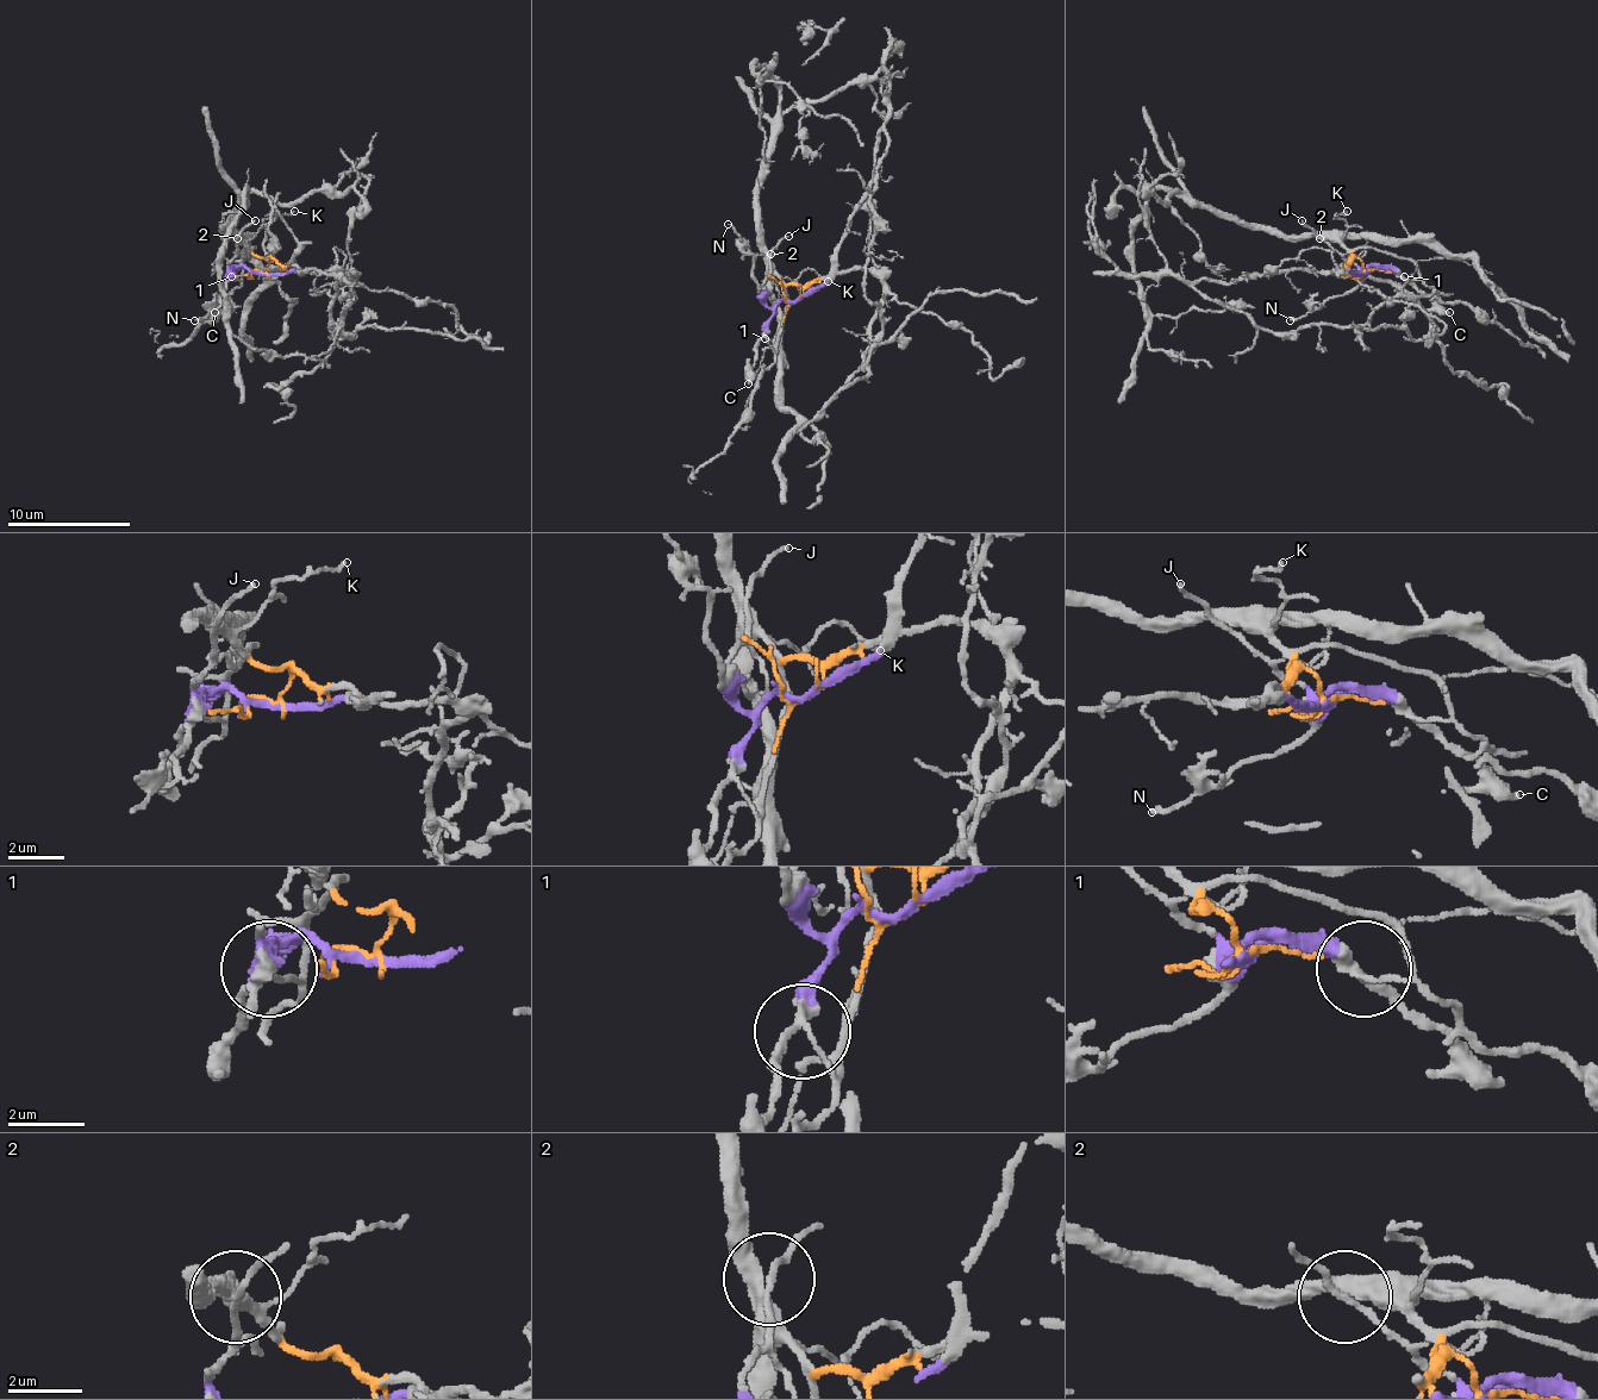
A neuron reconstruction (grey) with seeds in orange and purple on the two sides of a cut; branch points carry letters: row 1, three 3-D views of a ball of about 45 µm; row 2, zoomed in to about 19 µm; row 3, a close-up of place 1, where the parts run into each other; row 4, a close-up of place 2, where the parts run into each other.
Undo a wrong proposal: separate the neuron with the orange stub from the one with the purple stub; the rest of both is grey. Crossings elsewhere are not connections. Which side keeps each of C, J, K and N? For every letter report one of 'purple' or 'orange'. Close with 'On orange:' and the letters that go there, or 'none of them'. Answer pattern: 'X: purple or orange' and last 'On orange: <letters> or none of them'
C: purple
J: purple
K: orange
N: purple
On orange: K

